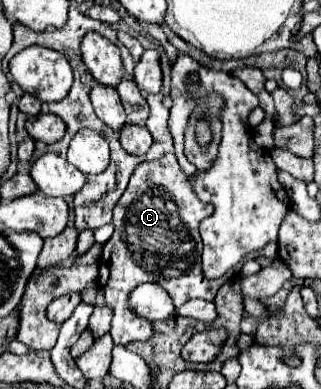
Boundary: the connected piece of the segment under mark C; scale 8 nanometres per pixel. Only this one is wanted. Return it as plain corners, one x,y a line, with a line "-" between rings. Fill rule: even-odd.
165,154
165,164
161,160
145,160
135,168
125,194
113,208
115,234
103,246
99,268
105,302
115,312
111,322
111,336
115,344
125,346
127,342
147,340
151,336
151,322
137,318
127,306
129,292
141,282
159,282
171,294
175,306
185,304
189,298
215,298
219,286
215,280
203,278
199,258
199,222
207,218
211,210
211,204
203,204
191,192
187,176
179,168
175,154
-
103,258
109,262
109,270
105,270

